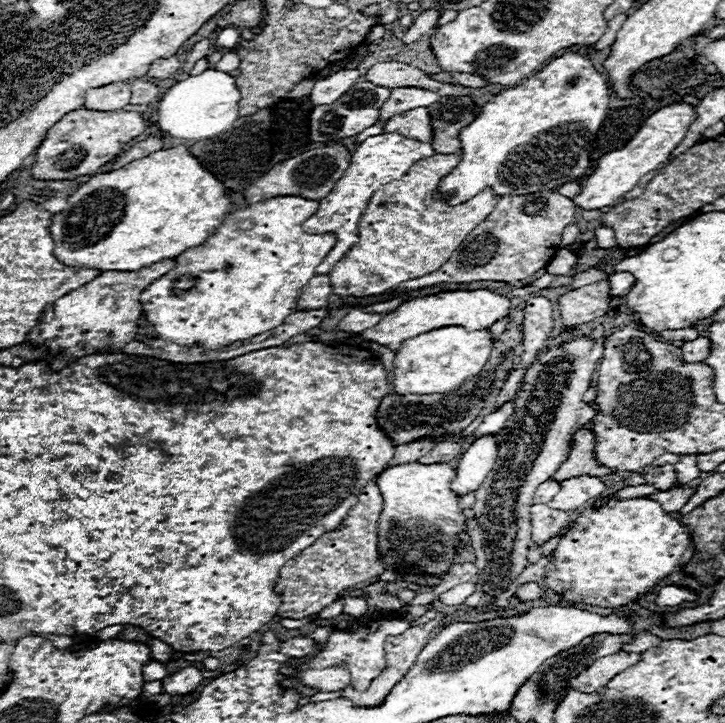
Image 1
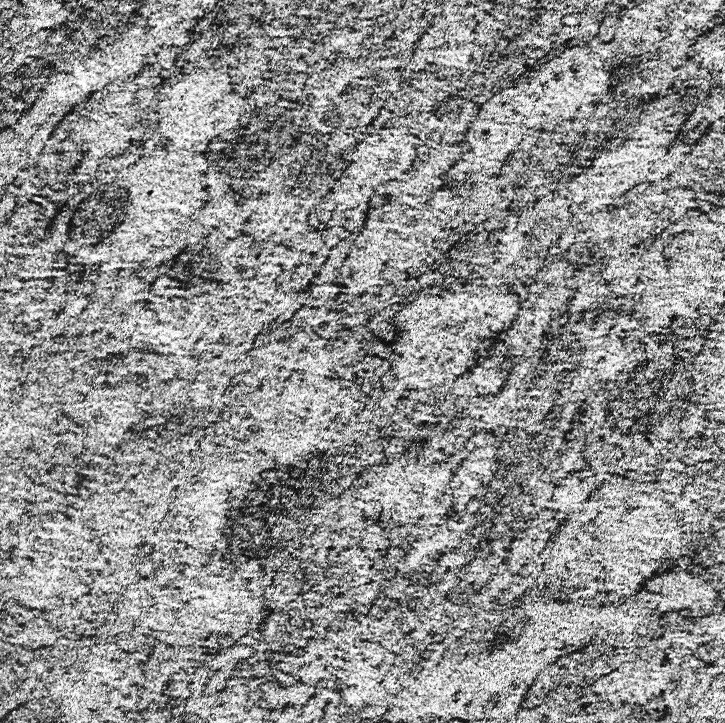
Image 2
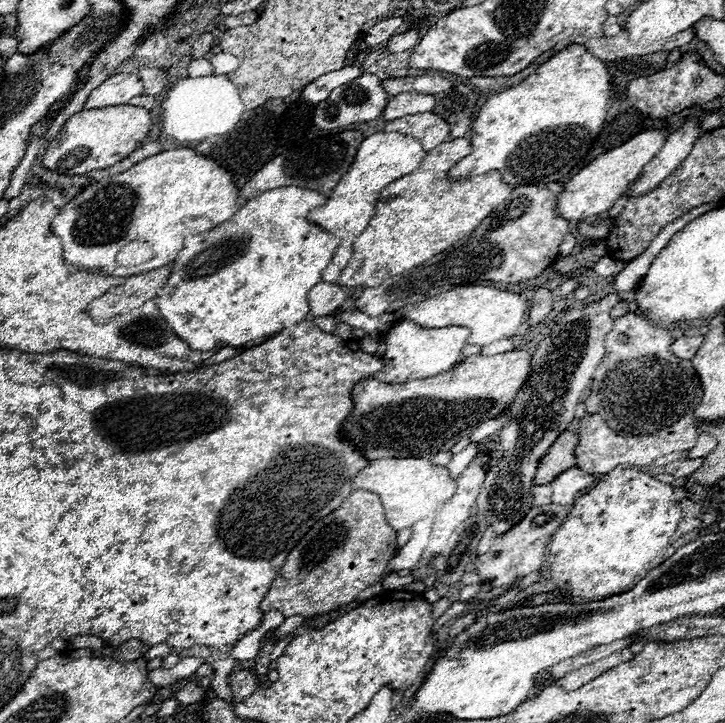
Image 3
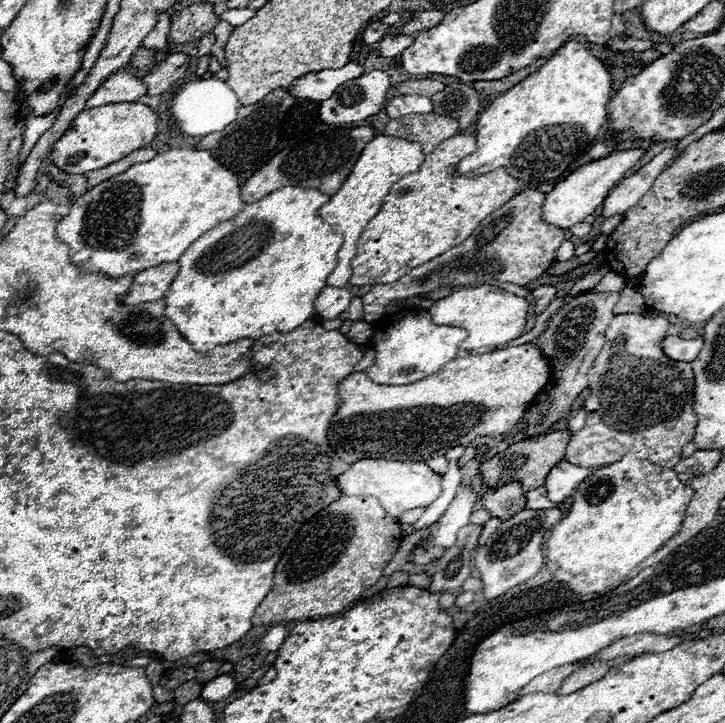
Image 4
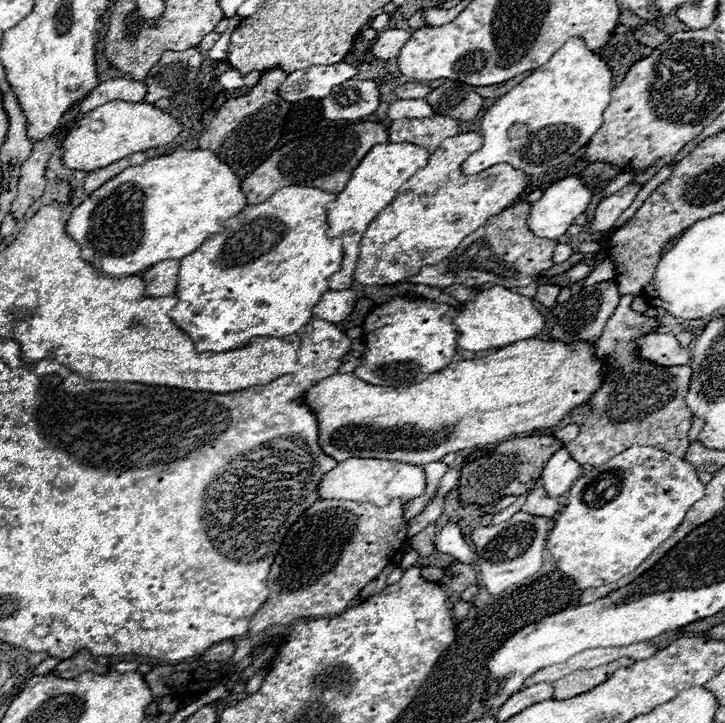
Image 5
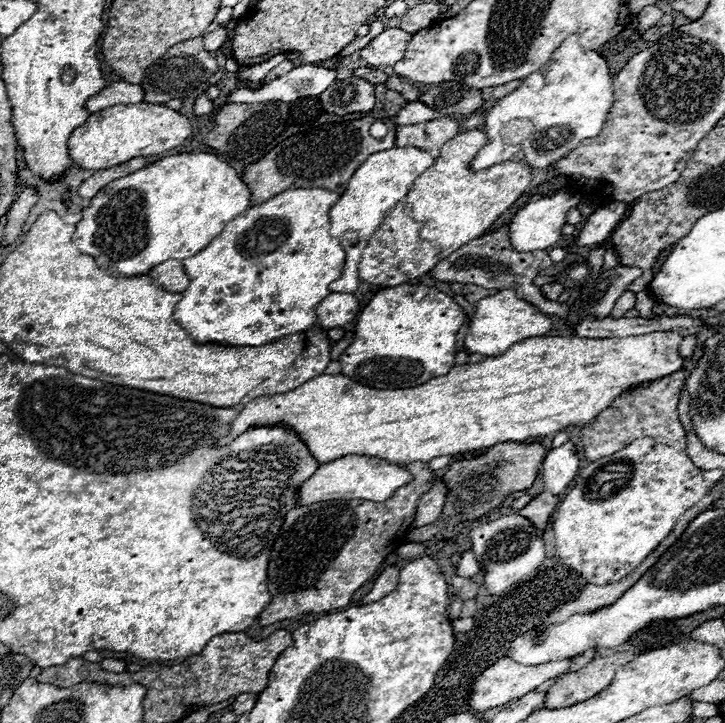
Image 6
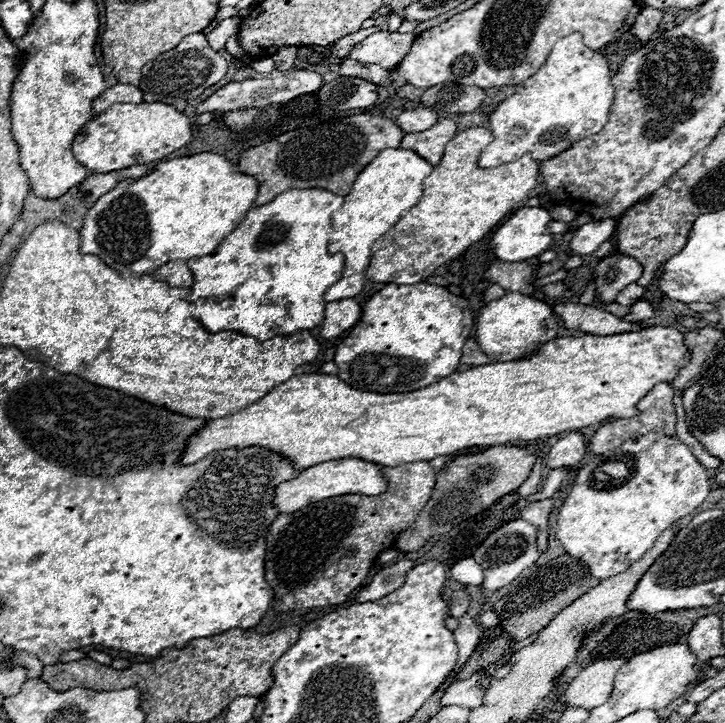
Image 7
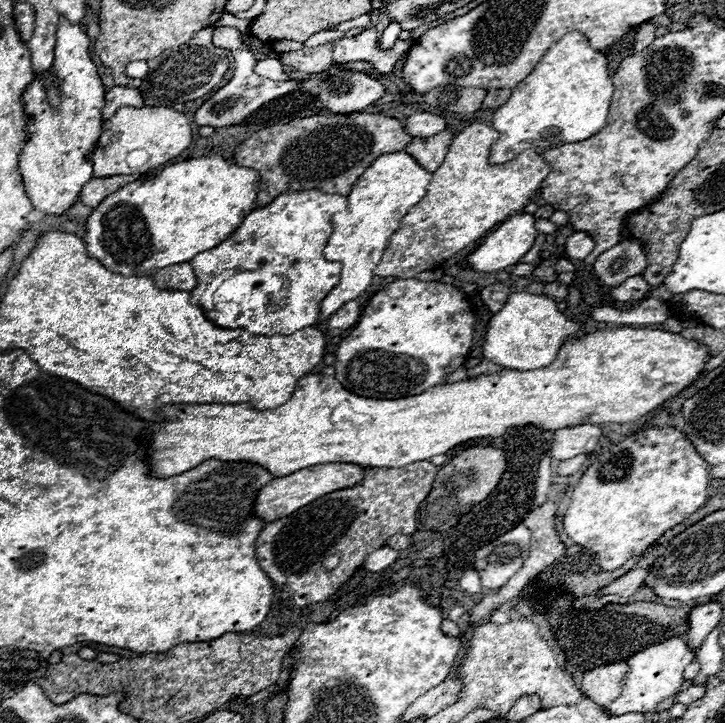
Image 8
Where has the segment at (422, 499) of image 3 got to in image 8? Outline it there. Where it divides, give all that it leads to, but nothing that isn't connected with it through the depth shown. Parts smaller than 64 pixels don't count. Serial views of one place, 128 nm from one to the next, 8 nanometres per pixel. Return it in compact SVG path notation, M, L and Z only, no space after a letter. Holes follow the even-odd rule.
M348 462L316 464L316 466L310 466L310 468L298 470L294 474L276 478L270 484L266 484L260 490L258 498L256 498L254 512L256 512L256 516L262 516L266 522L272 522L272 520L278 520L278 518L284 518L284 516L296 512L298 508L310 504L312 500L316 500L316 498L320 498L324 494L330 494L334 490L344 490L344 488L356 486L356 484L362 482L362 478L364 478L364 468L362 466L356 466L356 464L348 464Z

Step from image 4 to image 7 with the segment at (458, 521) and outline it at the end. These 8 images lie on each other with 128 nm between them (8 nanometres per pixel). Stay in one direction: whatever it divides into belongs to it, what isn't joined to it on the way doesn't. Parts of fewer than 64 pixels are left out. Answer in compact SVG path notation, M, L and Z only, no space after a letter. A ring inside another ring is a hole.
M466 558L456 562L450 568L450 576L460 582L460 584L472 584L472 586L480 586L482 584L482 568L474 562L474 558Z

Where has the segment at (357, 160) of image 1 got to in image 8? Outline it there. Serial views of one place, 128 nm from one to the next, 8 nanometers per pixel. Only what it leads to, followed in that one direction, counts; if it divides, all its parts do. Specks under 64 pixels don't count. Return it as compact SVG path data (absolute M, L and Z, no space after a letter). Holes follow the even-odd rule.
M388 152L378 156L356 180L352 192L348 194L346 210L332 218L334 232L324 248L324 256L328 260L342 262L342 274L338 286L334 286L324 302L320 302L320 322L330 318L346 302L356 300L372 284L374 268L388 246L388 238L400 226L402 216L422 200L430 178L432 174L424 170L410 154Z

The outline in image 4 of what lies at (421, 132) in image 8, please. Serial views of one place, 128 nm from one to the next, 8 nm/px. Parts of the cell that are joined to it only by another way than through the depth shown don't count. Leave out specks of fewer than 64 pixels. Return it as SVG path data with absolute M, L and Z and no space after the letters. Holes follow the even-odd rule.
M396 96L386 106L386 114L390 118L400 118L406 114L426 114L432 112L434 104L428 96Z

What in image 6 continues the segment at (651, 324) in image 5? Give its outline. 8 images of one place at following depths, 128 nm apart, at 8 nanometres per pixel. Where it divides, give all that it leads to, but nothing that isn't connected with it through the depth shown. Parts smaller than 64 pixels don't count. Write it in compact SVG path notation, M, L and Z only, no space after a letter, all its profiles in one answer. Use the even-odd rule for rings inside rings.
M626 290L626 292L616 300L610 316L612 316L612 318L624 318L626 312L634 308L634 304L636 304L636 294L632 294L632 292ZM678 370L656 382L644 382L642 386L614 398L614 402L608 408L604 408L586 428L582 428L580 442L584 448L584 456L588 460L600 460L644 436L650 436L656 442L672 446L676 450L684 450L686 430L682 428L678 418L678 400L684 384L686 384L686 370Z

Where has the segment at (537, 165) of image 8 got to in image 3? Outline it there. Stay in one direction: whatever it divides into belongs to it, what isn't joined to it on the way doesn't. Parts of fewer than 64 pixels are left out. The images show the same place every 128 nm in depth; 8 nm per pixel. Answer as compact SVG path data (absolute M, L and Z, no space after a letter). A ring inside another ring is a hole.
M456 138L444 142L424 156L424 162L404 178L398 178L380 192L374 208L372 222L368 222L364 234L356 238L354 254L344 274L340 274L340 286L374 288L386 278L398 276L424 260L444 252L456 240L468 236L508 194L512 188L502 182L500 172L488 172L472 180L454 182L448 178L448 170L470 152L468 138Z

